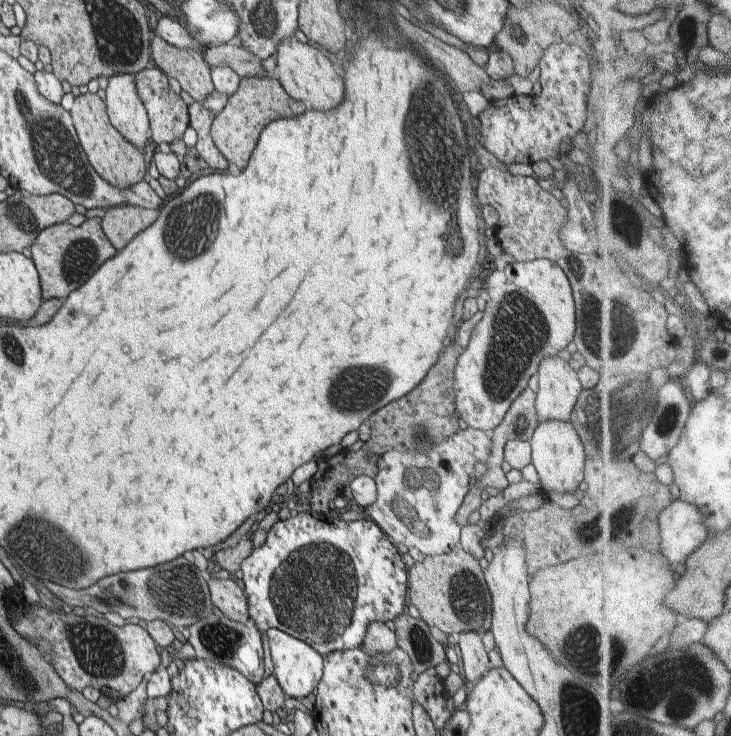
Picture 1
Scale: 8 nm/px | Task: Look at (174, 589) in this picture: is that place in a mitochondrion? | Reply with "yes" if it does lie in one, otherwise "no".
yes

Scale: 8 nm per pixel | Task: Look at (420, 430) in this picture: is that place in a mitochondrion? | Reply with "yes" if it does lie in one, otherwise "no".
yes

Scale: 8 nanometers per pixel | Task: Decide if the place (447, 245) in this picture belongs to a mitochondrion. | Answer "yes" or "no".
yes

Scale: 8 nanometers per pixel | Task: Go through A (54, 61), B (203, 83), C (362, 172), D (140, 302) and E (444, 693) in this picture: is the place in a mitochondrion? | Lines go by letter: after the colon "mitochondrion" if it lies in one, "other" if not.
A: other
B: other
C: other
D: other
E: other

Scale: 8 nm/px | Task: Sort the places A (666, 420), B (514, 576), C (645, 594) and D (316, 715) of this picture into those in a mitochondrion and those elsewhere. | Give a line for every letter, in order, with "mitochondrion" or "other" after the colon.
A: mitochondrion
B: other
C: other
D: other

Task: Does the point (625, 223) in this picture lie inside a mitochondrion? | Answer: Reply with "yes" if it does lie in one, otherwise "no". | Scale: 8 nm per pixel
yes

